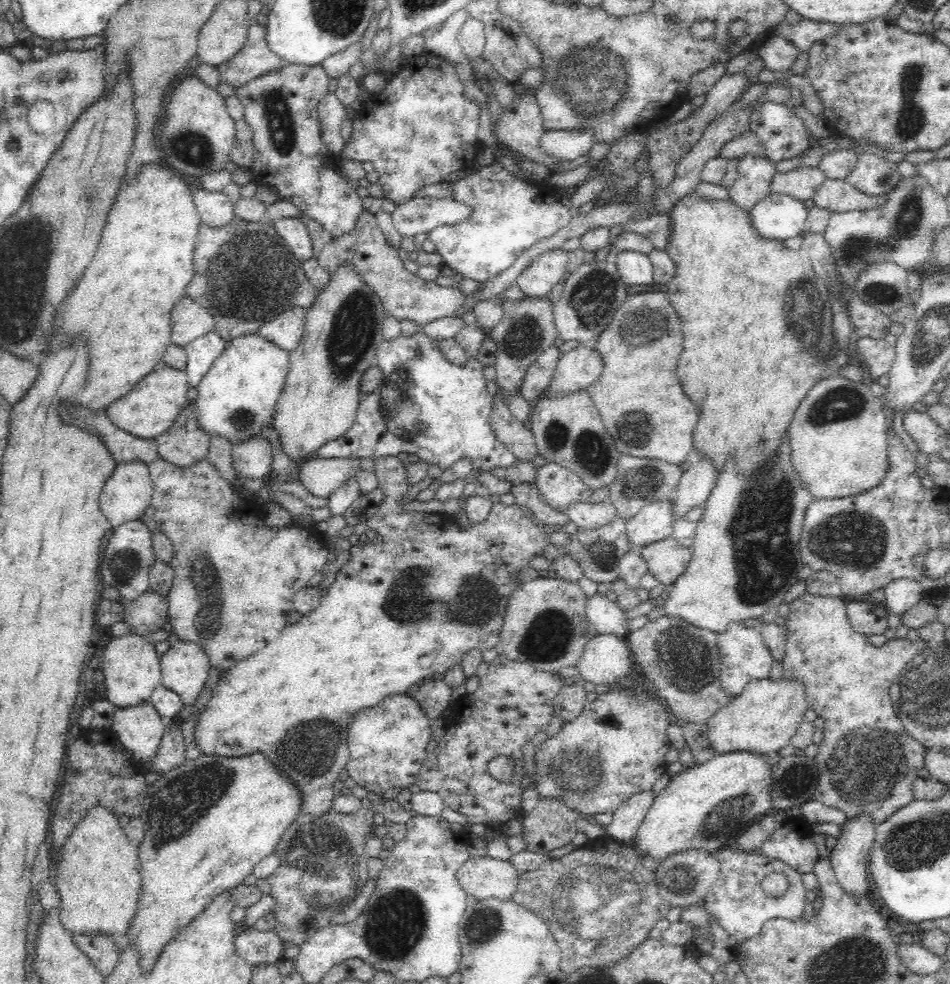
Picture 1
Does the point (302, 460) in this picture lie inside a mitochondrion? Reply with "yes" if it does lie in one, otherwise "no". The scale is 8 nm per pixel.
no

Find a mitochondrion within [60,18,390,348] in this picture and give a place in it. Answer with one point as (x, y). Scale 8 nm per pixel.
(251, 275)

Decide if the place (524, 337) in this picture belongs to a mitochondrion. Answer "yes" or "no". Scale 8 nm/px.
yes

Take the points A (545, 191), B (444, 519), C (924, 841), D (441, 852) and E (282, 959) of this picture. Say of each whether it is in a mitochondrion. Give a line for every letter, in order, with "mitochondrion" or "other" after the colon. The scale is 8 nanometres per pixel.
A: other
B: other
C: mitochondrion
D: other
E: other

